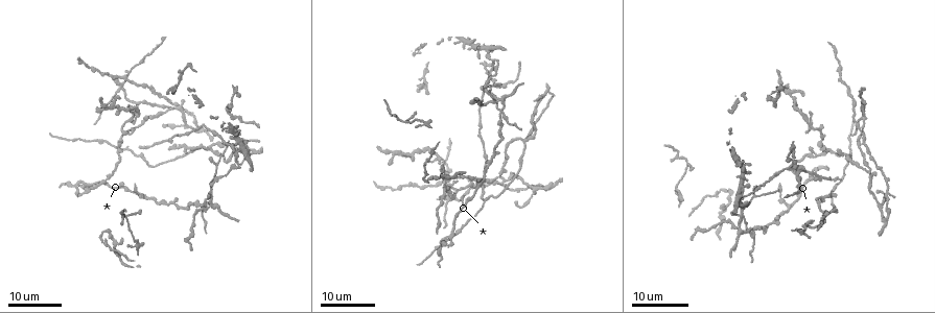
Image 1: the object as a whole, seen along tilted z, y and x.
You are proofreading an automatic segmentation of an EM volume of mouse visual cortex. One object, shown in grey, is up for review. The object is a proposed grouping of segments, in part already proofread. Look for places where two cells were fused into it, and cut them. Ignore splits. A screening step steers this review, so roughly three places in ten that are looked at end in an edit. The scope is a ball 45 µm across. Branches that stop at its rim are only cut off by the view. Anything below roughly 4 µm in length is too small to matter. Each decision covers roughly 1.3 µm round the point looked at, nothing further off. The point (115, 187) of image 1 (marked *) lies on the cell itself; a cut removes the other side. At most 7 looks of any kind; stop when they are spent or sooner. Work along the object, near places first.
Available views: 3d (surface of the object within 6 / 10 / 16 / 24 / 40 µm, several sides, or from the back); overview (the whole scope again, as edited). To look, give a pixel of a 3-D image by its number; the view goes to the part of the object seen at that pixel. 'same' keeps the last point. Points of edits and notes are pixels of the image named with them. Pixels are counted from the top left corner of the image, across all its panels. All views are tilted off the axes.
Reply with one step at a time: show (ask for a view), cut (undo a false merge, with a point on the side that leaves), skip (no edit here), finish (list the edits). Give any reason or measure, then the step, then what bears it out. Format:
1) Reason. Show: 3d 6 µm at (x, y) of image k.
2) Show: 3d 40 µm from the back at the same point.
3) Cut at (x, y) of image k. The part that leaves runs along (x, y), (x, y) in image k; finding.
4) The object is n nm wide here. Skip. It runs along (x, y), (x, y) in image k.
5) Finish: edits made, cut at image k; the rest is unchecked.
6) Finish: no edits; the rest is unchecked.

Three-way junction. Show: 3d 24 µm at (456, 189) of image 1.

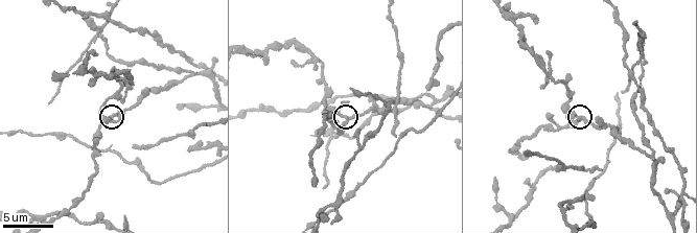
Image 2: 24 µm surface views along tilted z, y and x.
Closer look. Show: 3d 6 µm at (579, 119) of image 2.

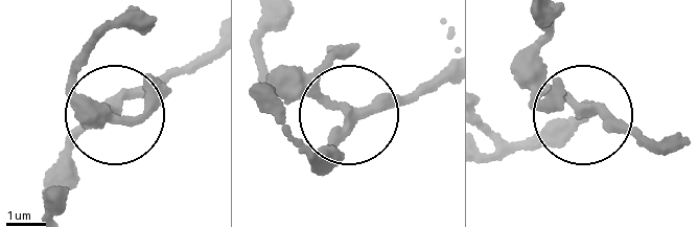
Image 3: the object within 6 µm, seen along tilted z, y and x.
Skip. All the same cell.

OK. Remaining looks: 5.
Thin arm on a thick one. Show: 3d 10 µm at (326, 82) of image 2.

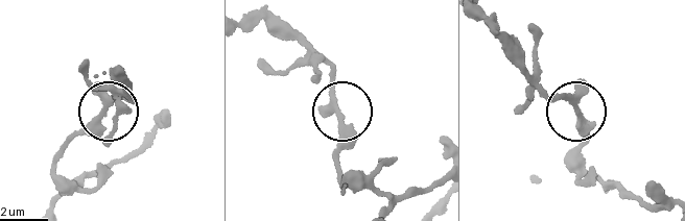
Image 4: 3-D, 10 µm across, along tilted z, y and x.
Closer look. Show: 3d 6 µm at (340, 117) of image 4.

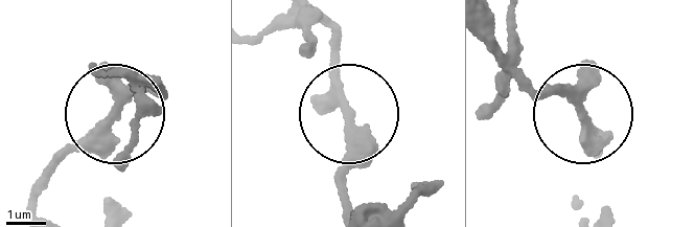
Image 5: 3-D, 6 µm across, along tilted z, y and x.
3 arms meet here. Skip. One cell here.

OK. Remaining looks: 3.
Small branch off a trunk. Show: 3d 16 µm at (97, 37) of image 2.

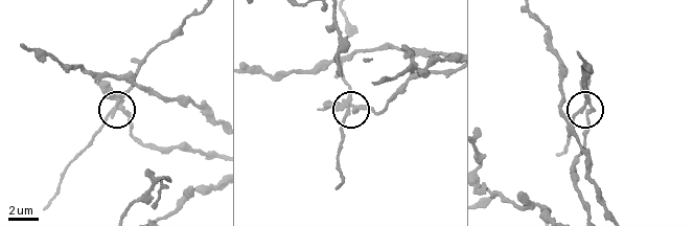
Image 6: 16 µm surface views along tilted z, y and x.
Cut at (350, 88) of image 6. Two cells meet here.

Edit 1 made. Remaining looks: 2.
Side arm on a straight run. Show: 3d 16 µm at (653, 156) of image 2.

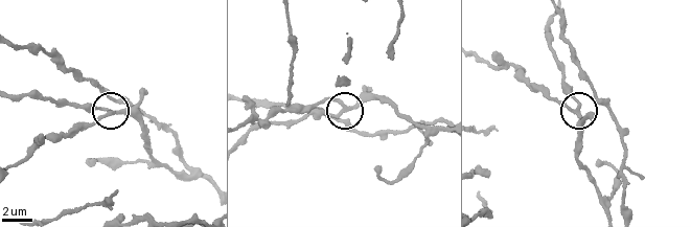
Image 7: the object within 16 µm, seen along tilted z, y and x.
Show: 3d 6 µm at (576, 110) of image 7.

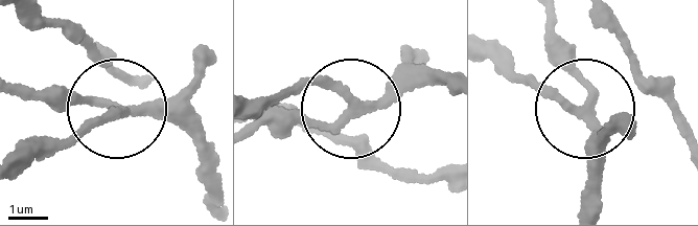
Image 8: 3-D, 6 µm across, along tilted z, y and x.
The object is 190 nm wide here. Skip. One cell here.

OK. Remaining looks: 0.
Finish: edits made, cut at image 6; the rest is unchecked.

